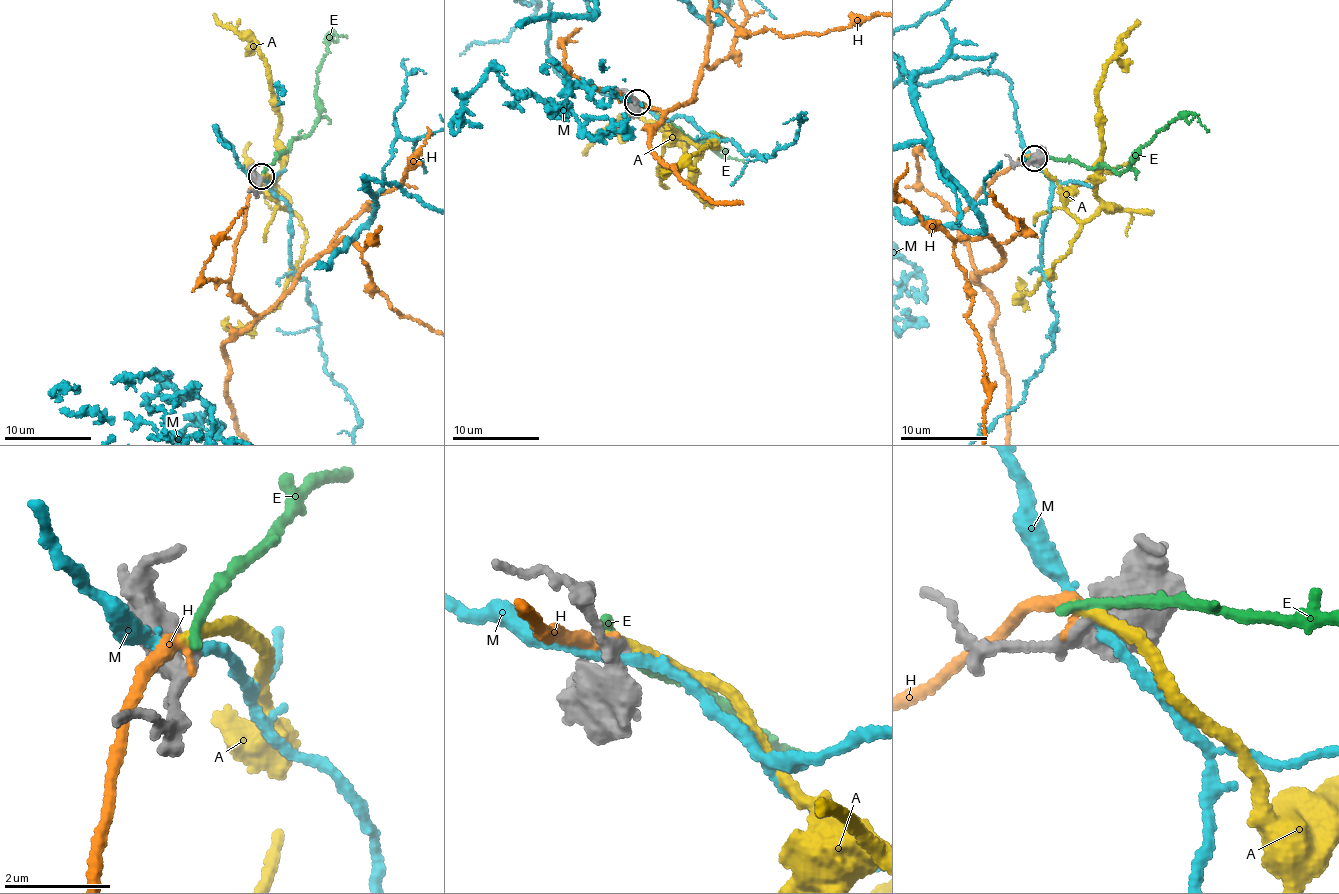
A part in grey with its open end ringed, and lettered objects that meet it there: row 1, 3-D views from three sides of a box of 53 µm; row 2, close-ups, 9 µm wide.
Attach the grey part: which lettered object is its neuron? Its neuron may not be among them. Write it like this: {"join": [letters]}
{"join": []}

